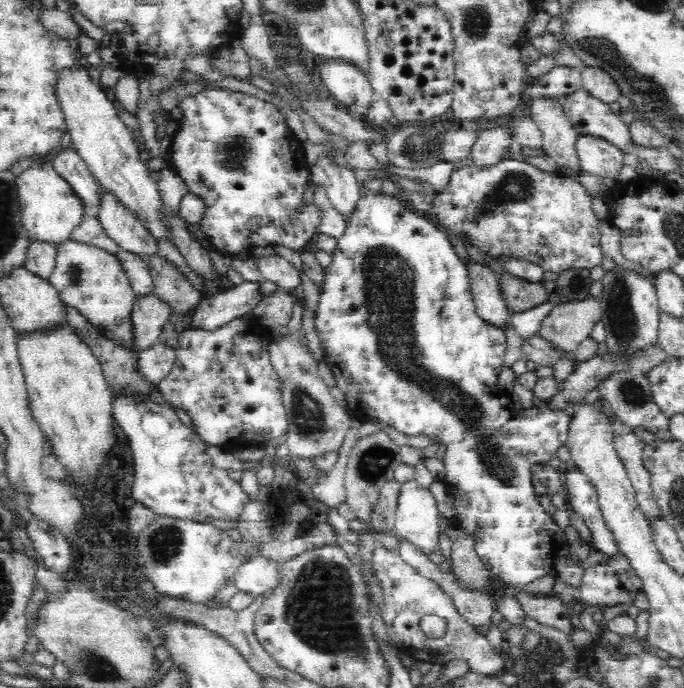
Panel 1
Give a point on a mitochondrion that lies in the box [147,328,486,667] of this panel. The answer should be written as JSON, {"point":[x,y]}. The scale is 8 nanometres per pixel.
{"point":[321,607]}

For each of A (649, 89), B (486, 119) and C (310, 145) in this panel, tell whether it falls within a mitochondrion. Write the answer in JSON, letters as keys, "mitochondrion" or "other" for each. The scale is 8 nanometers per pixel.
{"A":"mitochondrion","B":"other","C":"other"}

